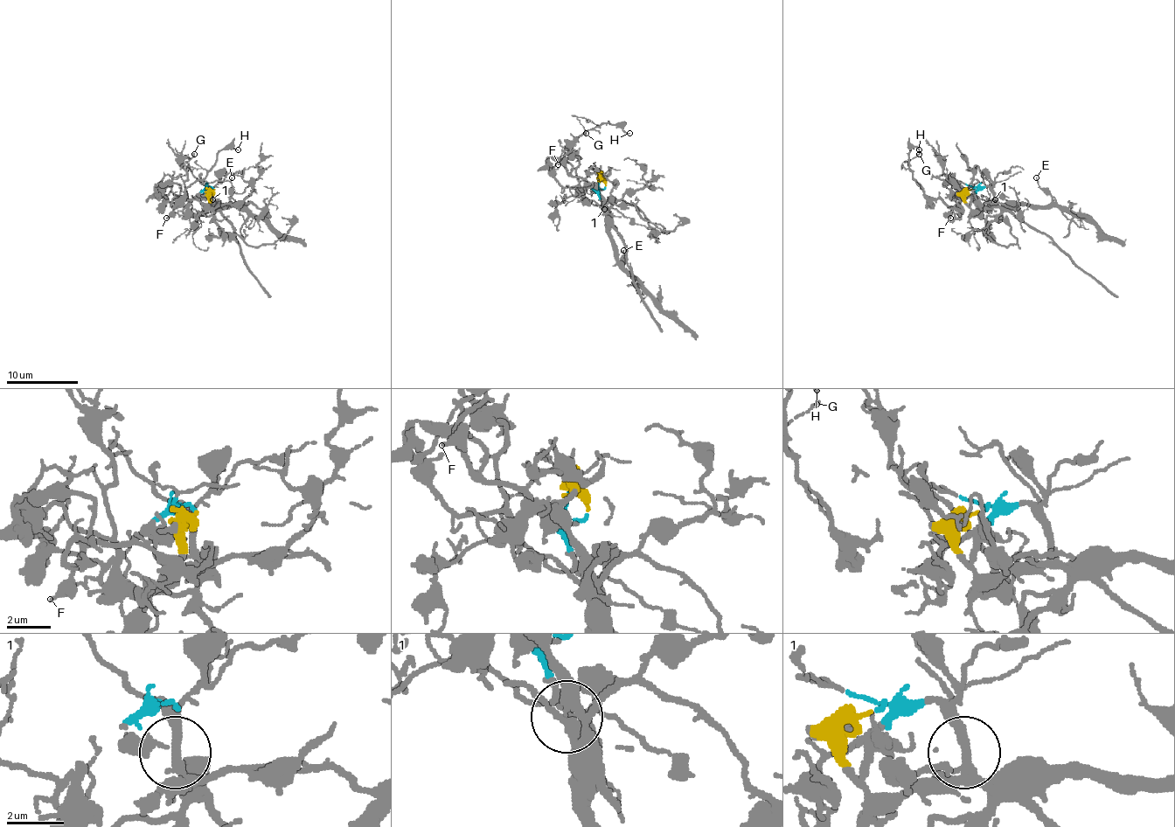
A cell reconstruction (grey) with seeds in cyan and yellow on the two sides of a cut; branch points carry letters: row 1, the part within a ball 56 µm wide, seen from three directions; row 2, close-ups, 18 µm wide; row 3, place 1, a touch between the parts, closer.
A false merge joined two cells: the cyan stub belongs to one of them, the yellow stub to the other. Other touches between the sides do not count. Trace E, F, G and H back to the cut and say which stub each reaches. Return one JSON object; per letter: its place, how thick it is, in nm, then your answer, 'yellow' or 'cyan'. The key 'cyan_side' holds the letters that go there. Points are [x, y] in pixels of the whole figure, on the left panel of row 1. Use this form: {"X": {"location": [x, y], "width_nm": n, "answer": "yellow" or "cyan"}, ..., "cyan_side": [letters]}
{"E": {"location": [232, 177], "width_nm": 110, "answer": "cyan"}, "F": {"location": [166, 218], "width_nm": 300, "answer": "cyan"}, "G": {"location": [194, 154], "width_nm": 130, "answer": "cyan"}, "H": {"location": [238, 149], "width_nm": 120, "answer": "cyan"}, "cyan_side": ["E", "F", "G", "H"]}

